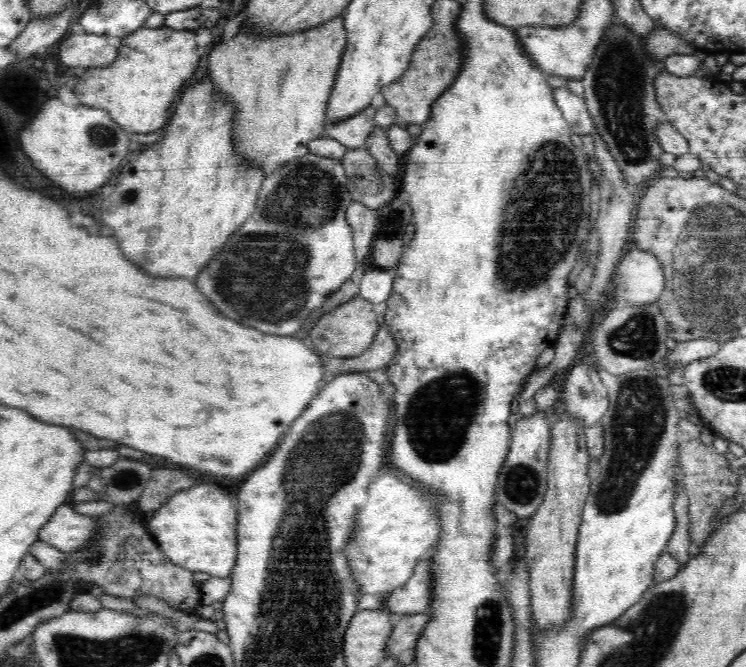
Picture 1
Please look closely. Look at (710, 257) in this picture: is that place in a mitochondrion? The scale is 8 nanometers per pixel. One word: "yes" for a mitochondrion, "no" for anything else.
yes

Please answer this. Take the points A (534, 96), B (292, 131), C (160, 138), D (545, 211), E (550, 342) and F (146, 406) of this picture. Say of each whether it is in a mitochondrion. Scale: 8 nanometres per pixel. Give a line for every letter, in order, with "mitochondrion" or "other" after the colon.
A: other
B: other
C: other
D: mitochondrion
E: other
F: other

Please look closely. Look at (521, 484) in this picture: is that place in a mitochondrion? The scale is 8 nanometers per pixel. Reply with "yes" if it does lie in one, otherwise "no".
yes

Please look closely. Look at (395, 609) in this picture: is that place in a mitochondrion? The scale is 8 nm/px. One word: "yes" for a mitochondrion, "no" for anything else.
no

